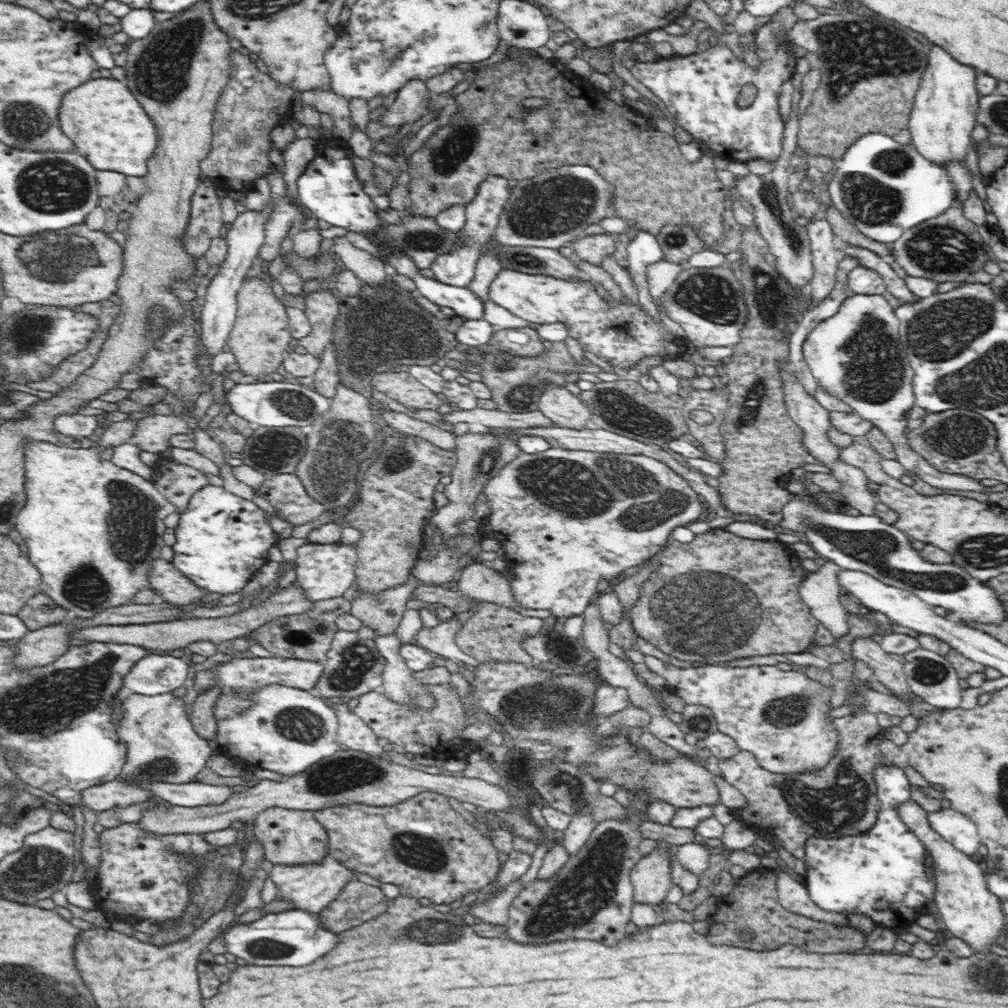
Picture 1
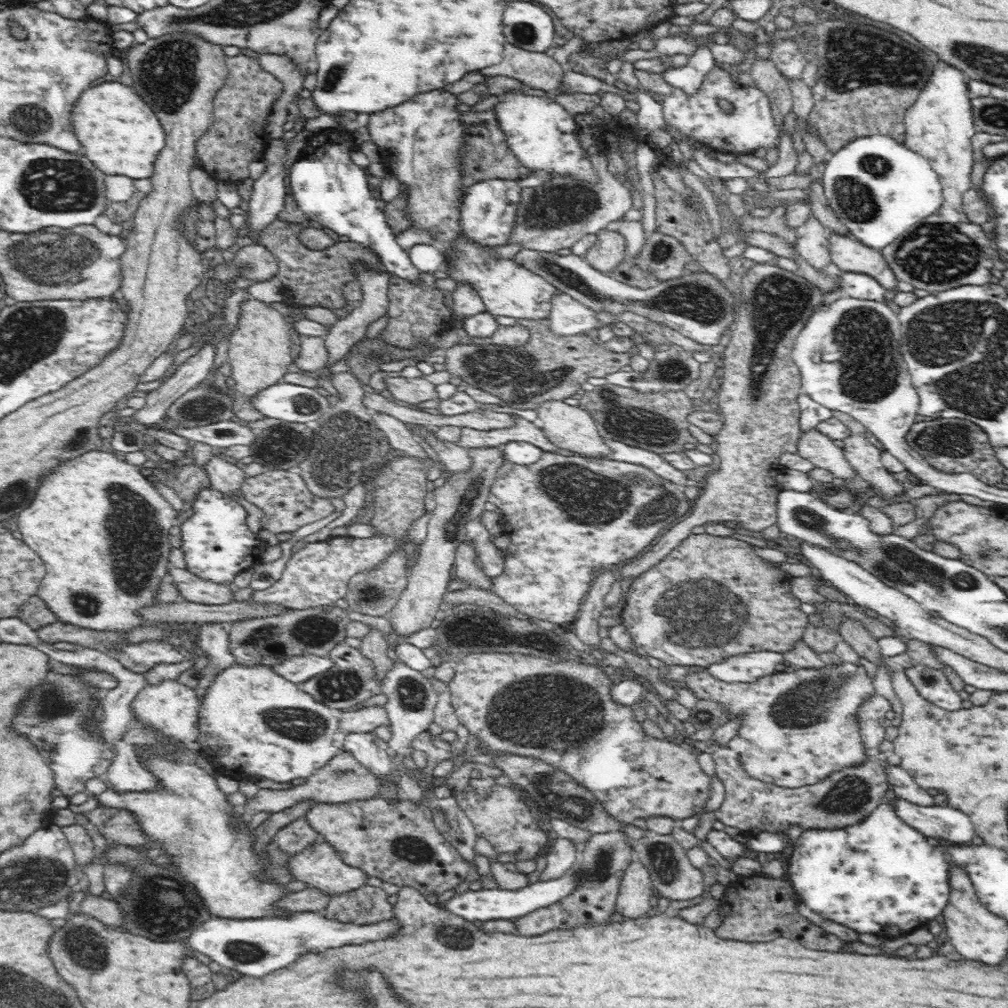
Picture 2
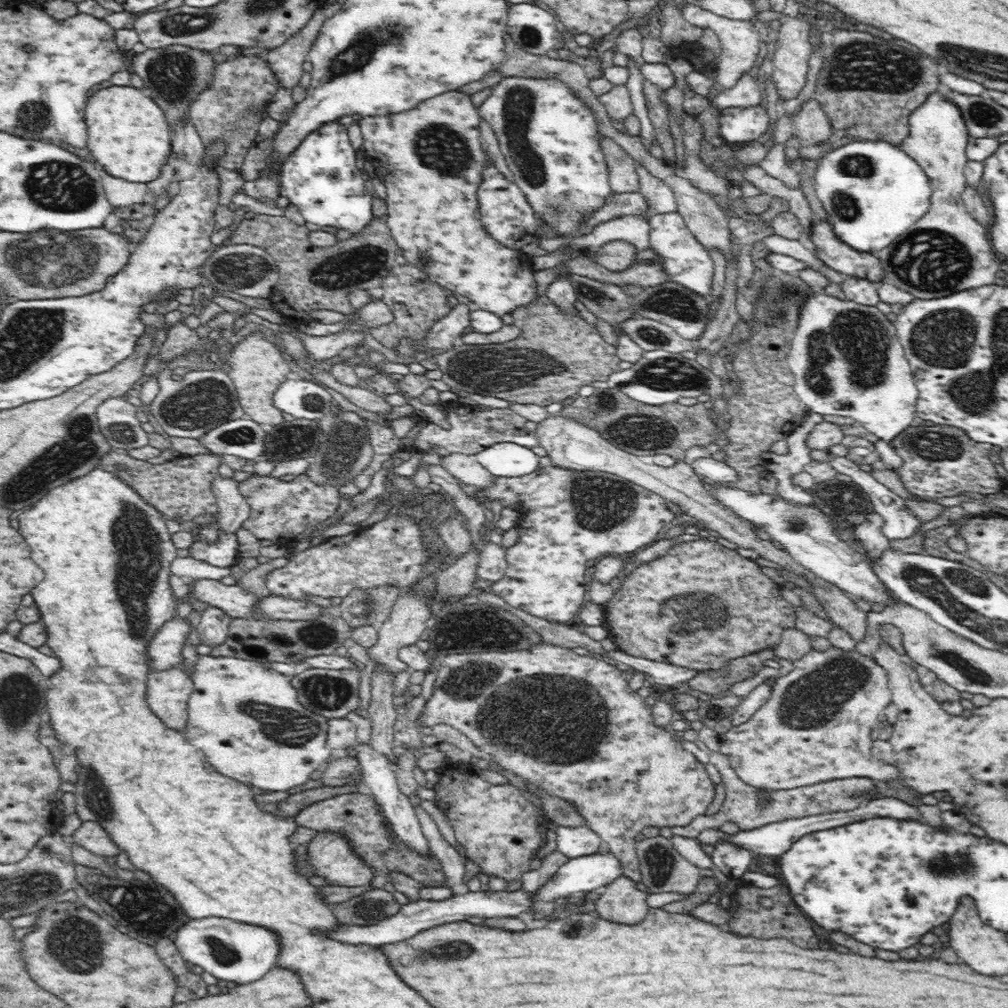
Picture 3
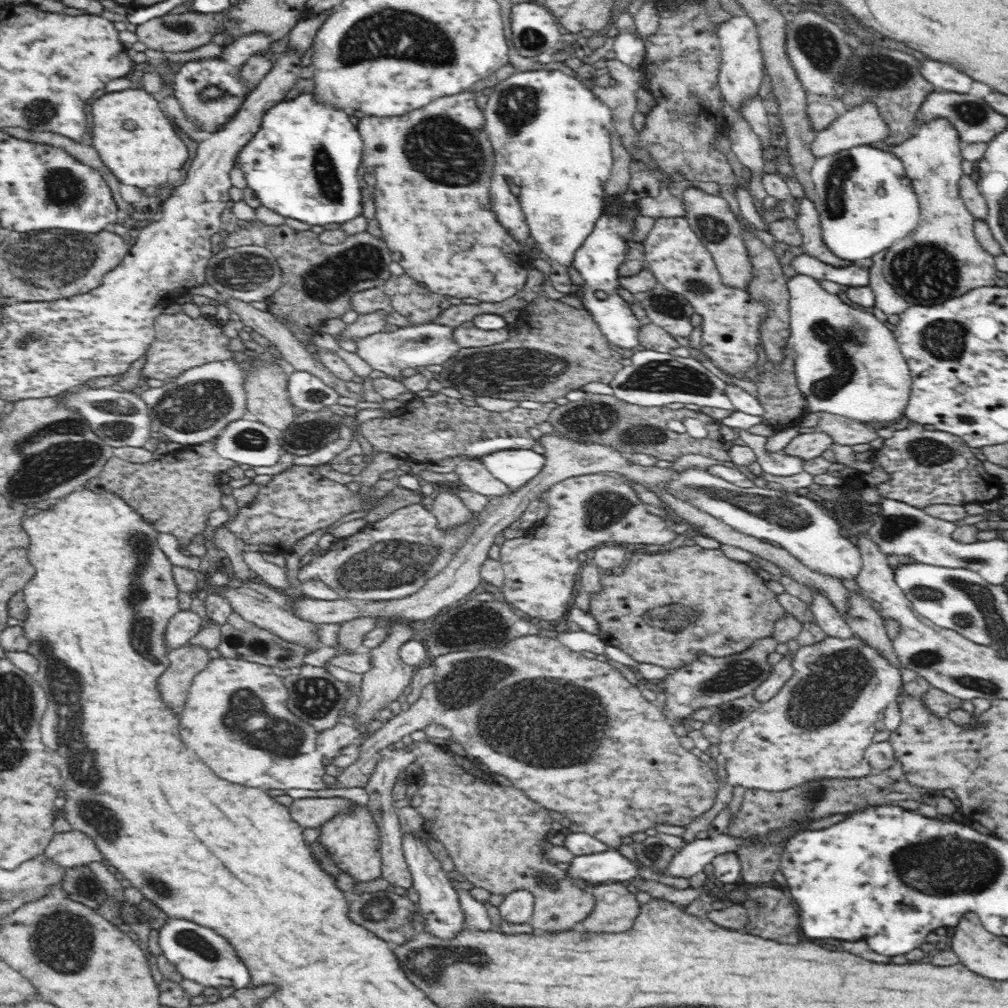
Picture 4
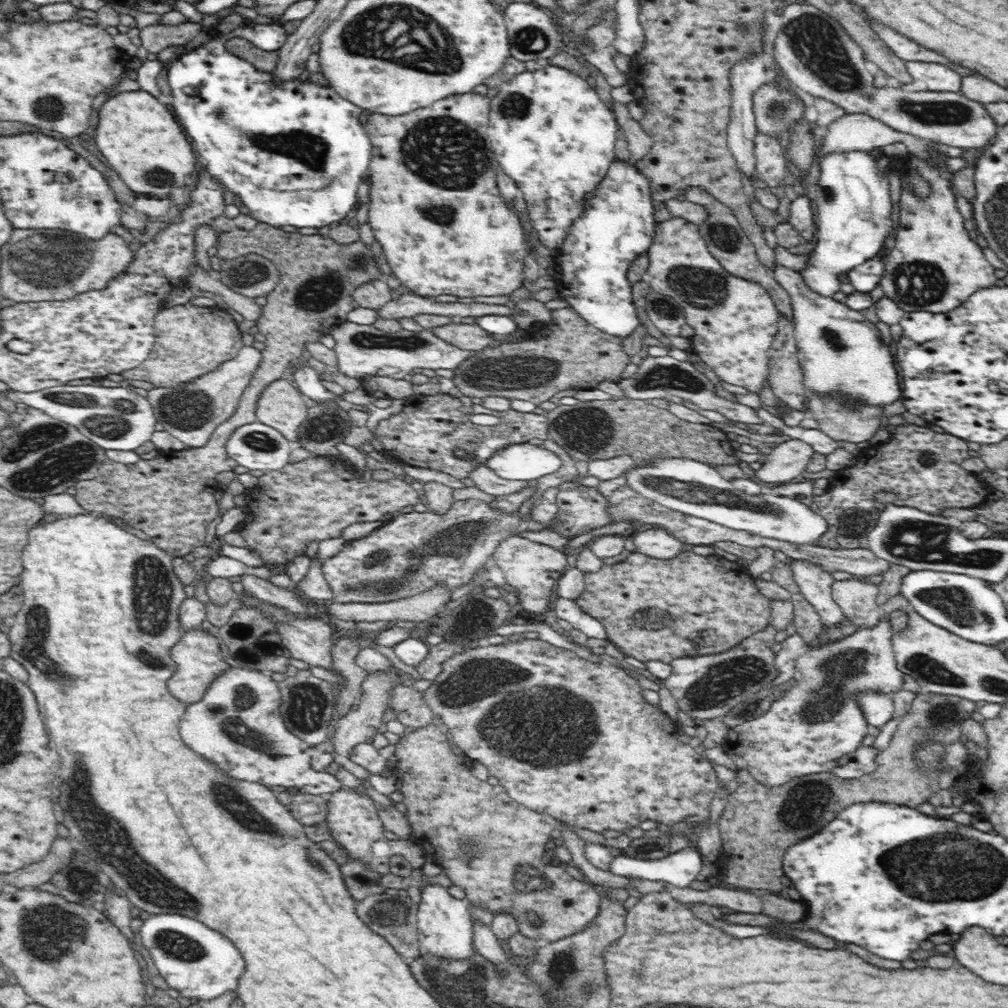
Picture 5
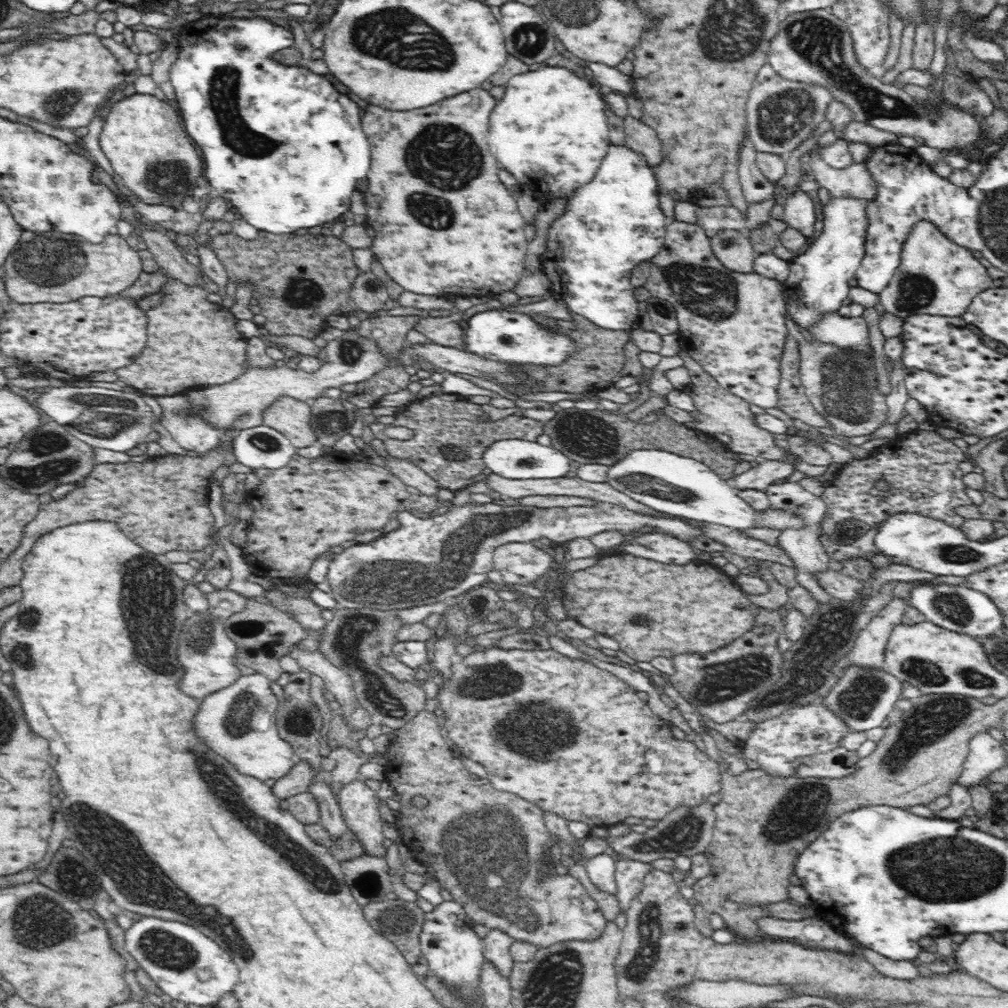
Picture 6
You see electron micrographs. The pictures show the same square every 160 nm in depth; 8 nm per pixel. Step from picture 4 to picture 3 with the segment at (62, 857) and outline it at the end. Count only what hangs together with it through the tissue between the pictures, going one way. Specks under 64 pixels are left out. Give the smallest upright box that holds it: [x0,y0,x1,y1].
[67,821,121,856]

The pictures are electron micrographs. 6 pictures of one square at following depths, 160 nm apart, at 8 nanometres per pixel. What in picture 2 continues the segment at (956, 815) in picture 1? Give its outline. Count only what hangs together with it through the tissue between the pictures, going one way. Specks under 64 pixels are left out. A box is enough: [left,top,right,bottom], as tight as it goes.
[894,797,975,845]

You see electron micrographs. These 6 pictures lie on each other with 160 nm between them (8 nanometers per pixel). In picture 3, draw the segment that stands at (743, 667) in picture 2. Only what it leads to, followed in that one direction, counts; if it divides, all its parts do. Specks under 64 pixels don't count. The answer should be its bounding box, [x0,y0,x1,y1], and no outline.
[603,649,698,689]

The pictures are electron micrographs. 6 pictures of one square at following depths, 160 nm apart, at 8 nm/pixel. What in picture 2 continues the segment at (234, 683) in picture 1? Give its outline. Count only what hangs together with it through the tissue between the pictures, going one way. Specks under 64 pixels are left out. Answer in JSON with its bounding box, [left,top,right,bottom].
[271,655,333,685]

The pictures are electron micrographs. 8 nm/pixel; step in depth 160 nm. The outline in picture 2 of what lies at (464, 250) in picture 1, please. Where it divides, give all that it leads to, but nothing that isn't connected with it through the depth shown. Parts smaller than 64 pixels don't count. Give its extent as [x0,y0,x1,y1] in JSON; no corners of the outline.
[459,178,521,247]

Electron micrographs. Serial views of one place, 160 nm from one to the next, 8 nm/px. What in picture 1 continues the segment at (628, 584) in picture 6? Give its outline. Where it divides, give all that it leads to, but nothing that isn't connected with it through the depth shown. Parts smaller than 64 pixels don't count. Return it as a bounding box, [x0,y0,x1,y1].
[628,526,819,665]

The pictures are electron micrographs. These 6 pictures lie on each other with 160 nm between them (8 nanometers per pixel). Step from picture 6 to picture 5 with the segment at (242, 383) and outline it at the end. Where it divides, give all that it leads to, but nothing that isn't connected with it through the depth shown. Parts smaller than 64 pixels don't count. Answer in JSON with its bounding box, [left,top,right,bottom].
[331,320,473,379]

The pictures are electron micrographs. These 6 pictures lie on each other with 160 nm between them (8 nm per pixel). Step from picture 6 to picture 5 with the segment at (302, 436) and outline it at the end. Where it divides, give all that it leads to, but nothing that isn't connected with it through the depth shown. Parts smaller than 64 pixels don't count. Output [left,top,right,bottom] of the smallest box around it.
[256,376,309,442]

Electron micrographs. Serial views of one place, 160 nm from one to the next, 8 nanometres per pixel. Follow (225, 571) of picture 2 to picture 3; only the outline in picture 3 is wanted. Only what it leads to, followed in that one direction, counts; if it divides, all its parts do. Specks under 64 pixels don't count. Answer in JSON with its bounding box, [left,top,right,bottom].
[188,523,239,568]

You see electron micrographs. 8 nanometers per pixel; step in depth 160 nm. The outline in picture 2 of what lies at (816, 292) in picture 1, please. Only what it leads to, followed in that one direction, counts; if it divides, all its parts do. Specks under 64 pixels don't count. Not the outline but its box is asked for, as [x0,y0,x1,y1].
[795,216,832,271]

